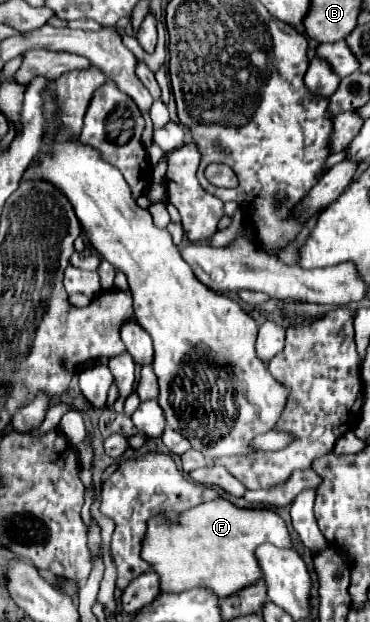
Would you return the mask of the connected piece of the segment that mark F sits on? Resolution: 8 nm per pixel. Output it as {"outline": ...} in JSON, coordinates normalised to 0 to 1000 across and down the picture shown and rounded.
{"outline":[[[573,802],[503,818],[476,834],[454,834],[449,828],[405,834],[384,873],[384,899],[427,921],[432,944],[449,953],[557,944],[589,960],[616,960],[708,928],[686,895],[697,873],[789,879],[773,844],[741,822],[649,818],[611,802]]]}

